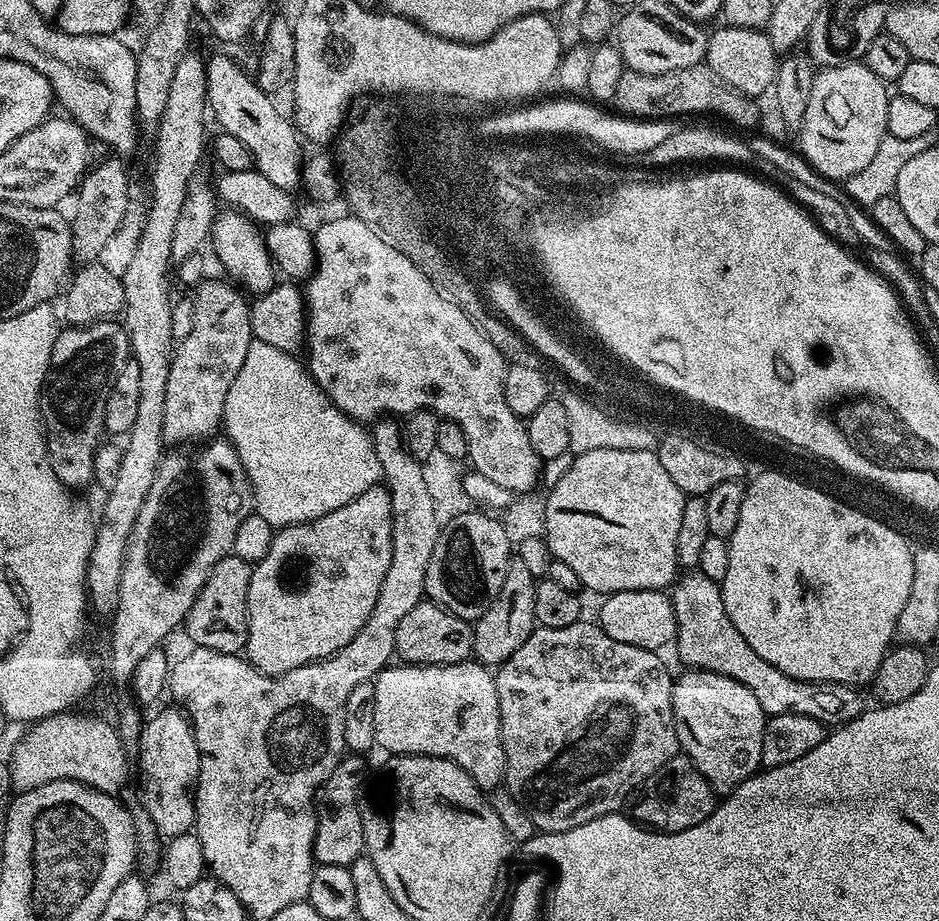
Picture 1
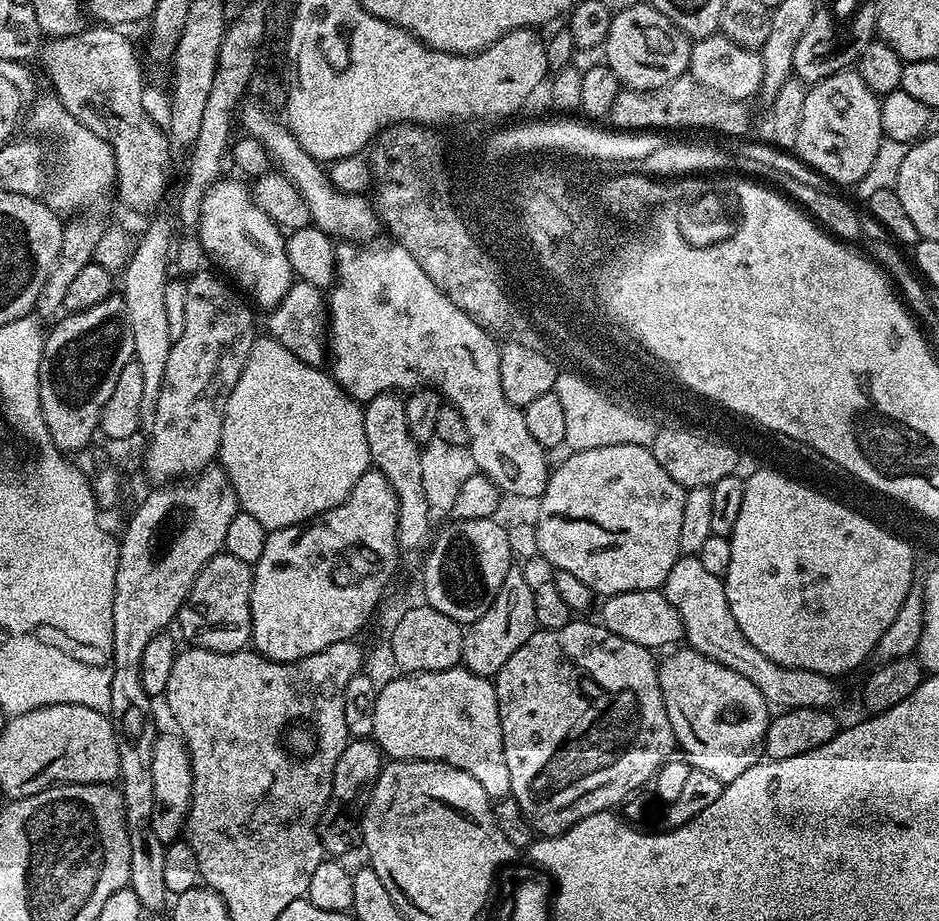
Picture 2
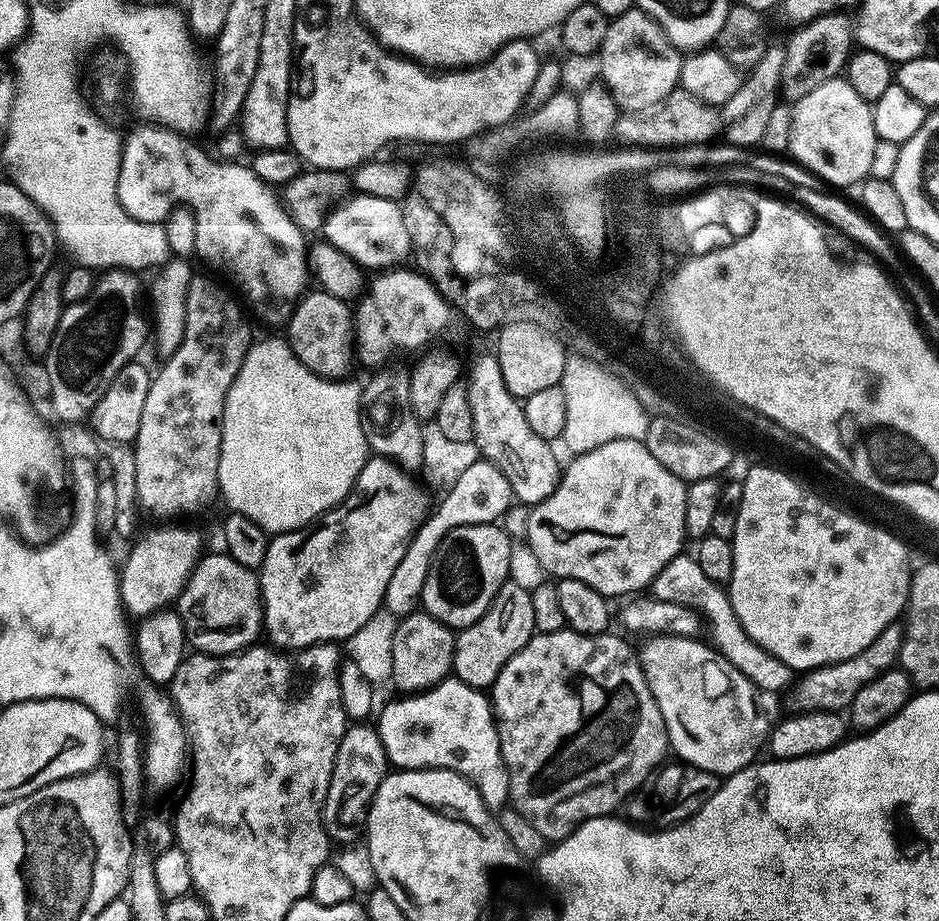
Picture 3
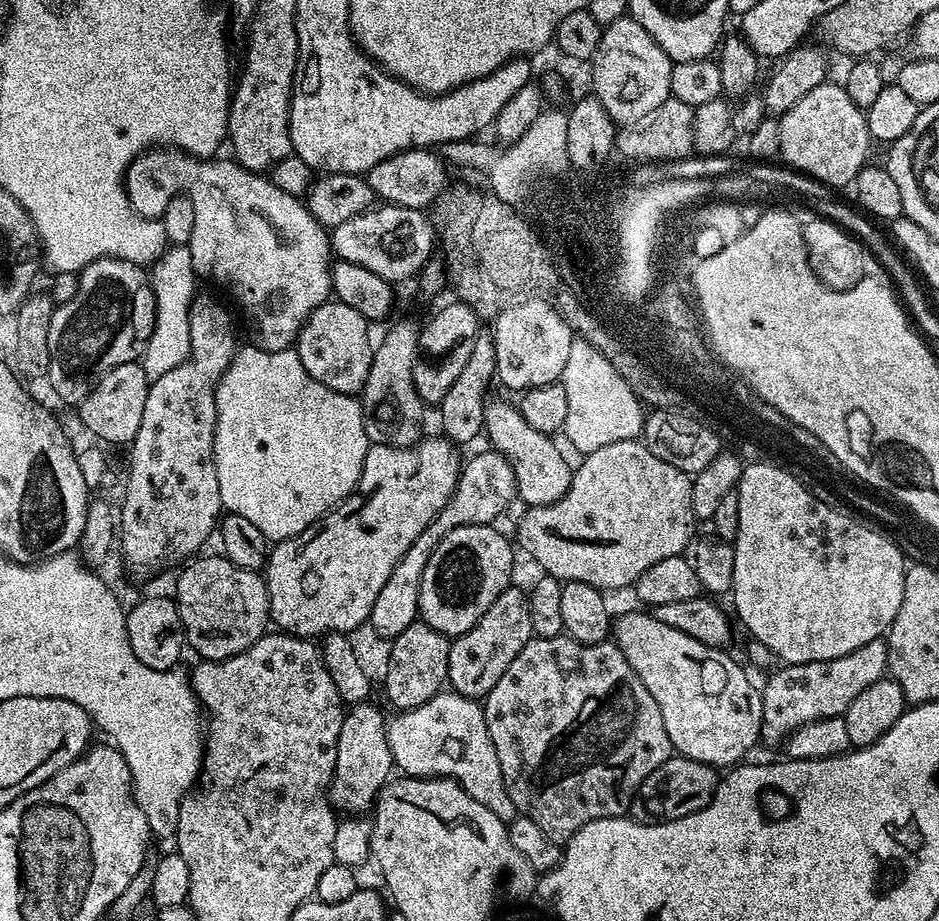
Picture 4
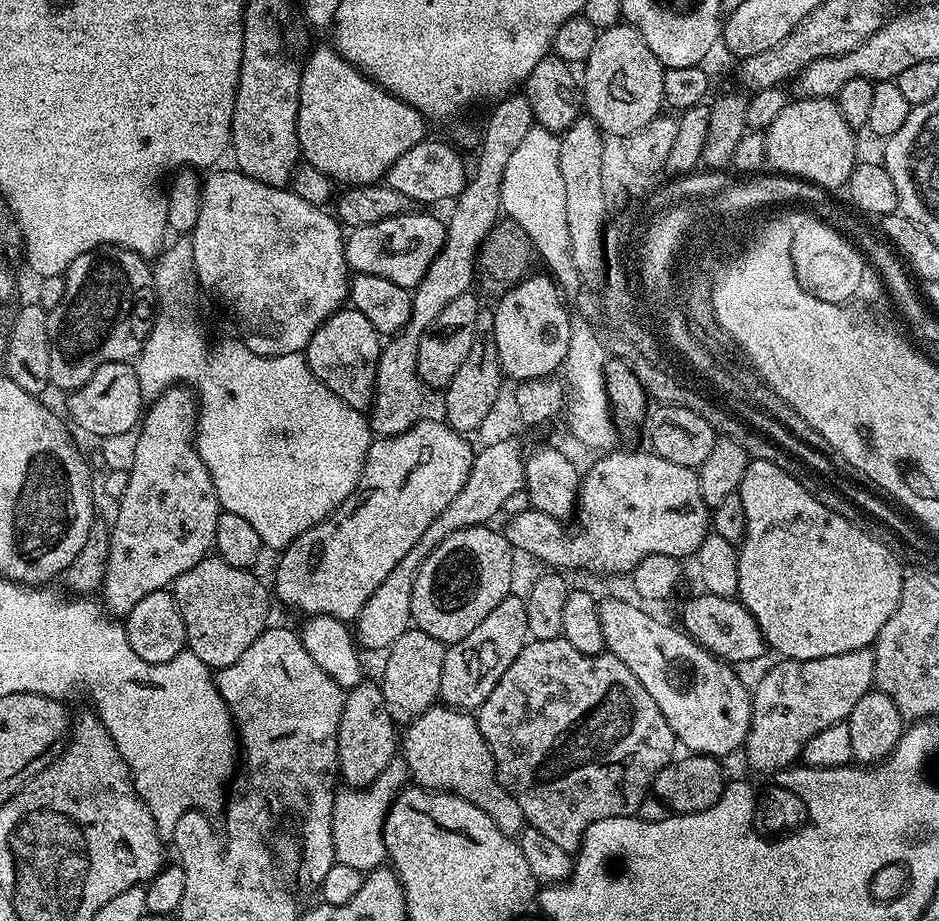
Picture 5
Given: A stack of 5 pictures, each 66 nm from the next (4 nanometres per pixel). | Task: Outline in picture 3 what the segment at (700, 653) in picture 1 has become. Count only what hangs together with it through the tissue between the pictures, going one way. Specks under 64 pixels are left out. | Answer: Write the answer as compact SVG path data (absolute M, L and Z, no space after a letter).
M681 554L666 562L666 566L662 566L662 570L652 580L650 592L662 602L674 602L696 609L706 625L706 632L708 628L709 634L712 635L712 647L721 652L735 668L742 670L742 674L746 674L746 678L750 678L752 685L761 693L780 692L783 688L788 690L793 687L792 668L786 666L786 662L774 658L774 654L762 650L762 646L758 646L758 642L754 642L750 634L742 630L742 622L738 622L738 614L734 614L734 606L727 591L710 578L706 578L706 574L702 574L702 566L698 566L695 555Z

